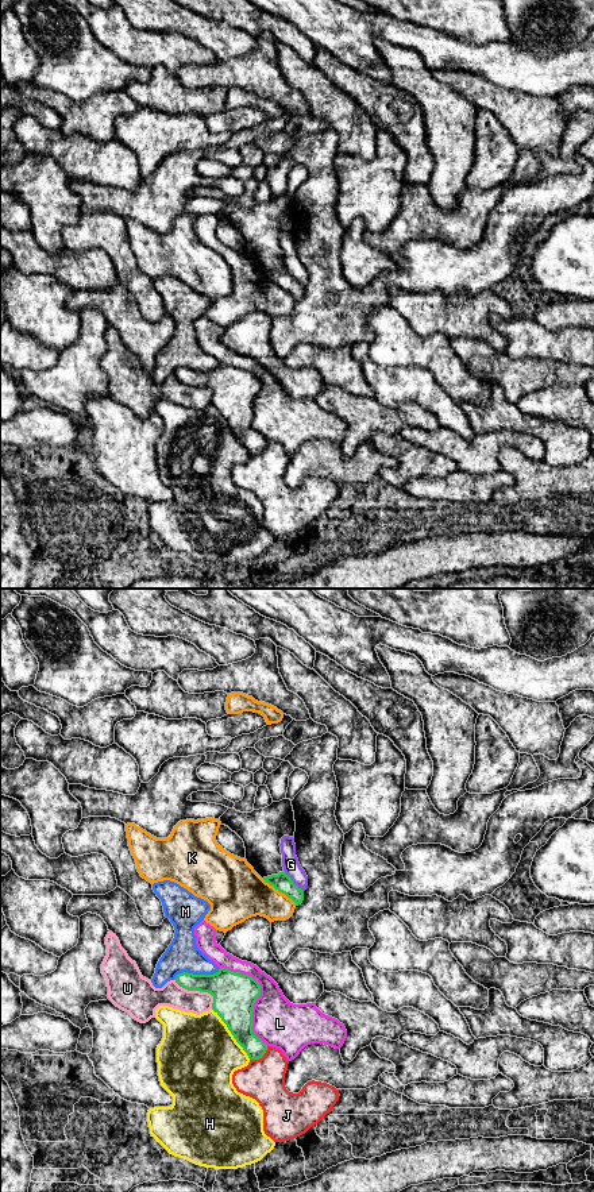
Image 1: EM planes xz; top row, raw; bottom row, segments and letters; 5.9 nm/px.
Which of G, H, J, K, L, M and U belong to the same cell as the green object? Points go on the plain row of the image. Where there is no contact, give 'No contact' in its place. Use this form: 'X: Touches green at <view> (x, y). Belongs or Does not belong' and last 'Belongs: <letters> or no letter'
G: Touches green at xz (292, 276). Does not belong
H: Touches green at xz (231, 428). Does not belong
J: Touches green at xz (261, 452). Does not belong
K: Touches green at xz (280, 286). Does not belong
L: Touches green at xz (258, 392). Does not belong
M: Touches green at xz (196, 370). Does not belong
U: Touches green at xz (199, 385). Does not belong
Belongs: no letter

